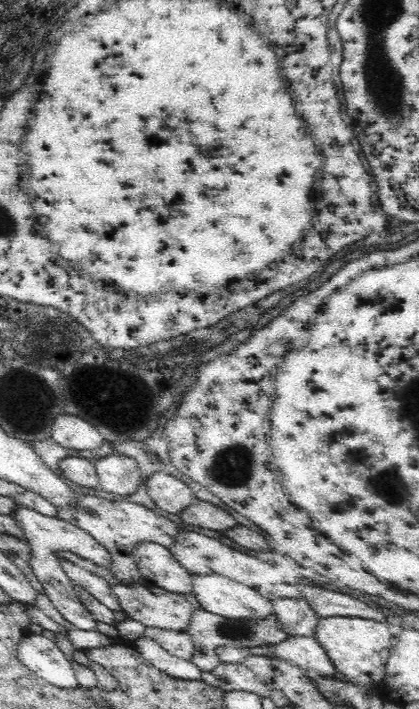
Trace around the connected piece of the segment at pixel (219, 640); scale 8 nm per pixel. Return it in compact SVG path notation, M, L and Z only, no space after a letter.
M202 608L192 613L191 621L184 632L190 635L190 640L194 645L191 661L201 671L212 670L221 663L221 660L217 657L218 647L230 645L244 648L262 646L262 644L278 644L288 637L282 631L282 627L276 623L274 615L259 621L230 620L226 617L212 614Z

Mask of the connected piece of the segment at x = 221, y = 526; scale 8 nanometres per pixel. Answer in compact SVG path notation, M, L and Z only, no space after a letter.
M195 499L190 506L180 510L178 517L186 524L220 532L235 528L237 522L230 514L216 505Z

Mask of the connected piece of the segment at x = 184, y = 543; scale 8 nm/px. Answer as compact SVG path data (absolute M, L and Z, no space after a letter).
M180 530L174 543L168 546L167 549L191 575L211 574L225 576L230 580L235 580L240 584L245 584L251 589L254 589L269 601L273 601L274 599L295 599L299 597L299 586L292 584L290 580L284 580L286 576L280 574L276 568L272 568L266 562L260 562L258 558L246 556L241 551L224 546L218 540L213 540L208 536Z

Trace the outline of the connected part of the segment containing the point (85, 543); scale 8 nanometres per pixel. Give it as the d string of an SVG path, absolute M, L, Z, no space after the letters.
M15 505L14 512L10 515L18 521L19 527L23 529L25 540L33 549L29 559L29 565L38 580L42 583L42 586L47 592L47 597L56 607L56 610L70 623L71 628L81 631L94 630L96 628L96 620L94 620L90 611L82 606L76 591L73 589L74 584L64 574L62 567L58 564L59 558L54 556L54 552L67 550L82 558L87 558L94 562L94 564L102 567L110 564L110 555L108 555L106 548L98 545L90 536L84 534L76 526L73 526L73 524L62 519L57 519L56 517L40 514L31 508Z

